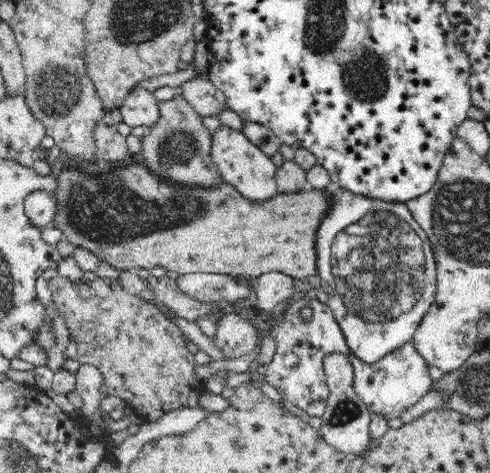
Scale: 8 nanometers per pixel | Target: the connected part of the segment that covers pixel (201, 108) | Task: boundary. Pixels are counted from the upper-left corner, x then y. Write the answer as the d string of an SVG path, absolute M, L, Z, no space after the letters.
M208 78L190 79L183 82L179 91L200 116L218 116L228 109L225 94Z

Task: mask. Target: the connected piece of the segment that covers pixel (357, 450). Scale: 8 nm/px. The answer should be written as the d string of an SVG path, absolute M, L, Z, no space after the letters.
M332 353L324 358L329 396L327 407L321 416L323 423L319 429L326 443L336 451L350 457L364 456L372 446L370 434L371 412L364 401L356 394L353 387L354 370L348 356Z

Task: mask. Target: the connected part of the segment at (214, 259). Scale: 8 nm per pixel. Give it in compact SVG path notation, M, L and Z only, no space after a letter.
M132 163L123 169L115 169L113 173L103 176L84 177L80 173L65 170L57 179L57 189L53 192L57 198L57 213L54 217L54 225L62 231L63 237L72 242L76 247L83 246L88 248L92 254L95 254L99 260L106 260L113 268L118 270L137 271L143 268L154 268L154 266L164 266L166 270L176 270L180 274L192 273L214 273L231 274L240 276L248 281L254 281L258 276L268 272L283 272L294 278L304 279L308 276L318 275L318 251L316 248L317 232L319 231L322 219L329 213L333 205L333 193L328 189L322 190L304 190L299 193L282 194L278 193L271 199L262 202L254 202L242 196L232 185L222 183L219 187L206 189L206 187L184 187L180 183L164 182L160 180L146 167Z

